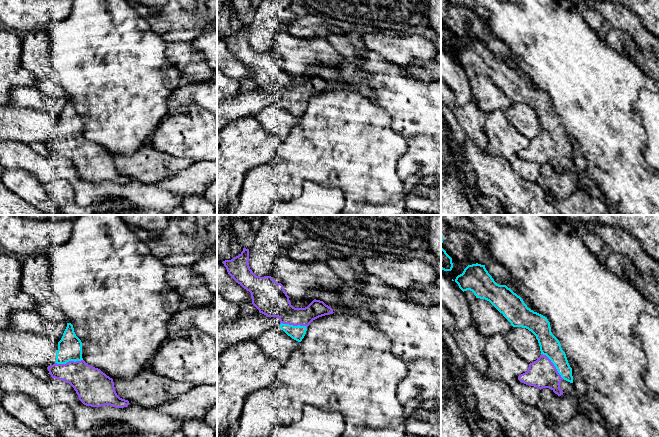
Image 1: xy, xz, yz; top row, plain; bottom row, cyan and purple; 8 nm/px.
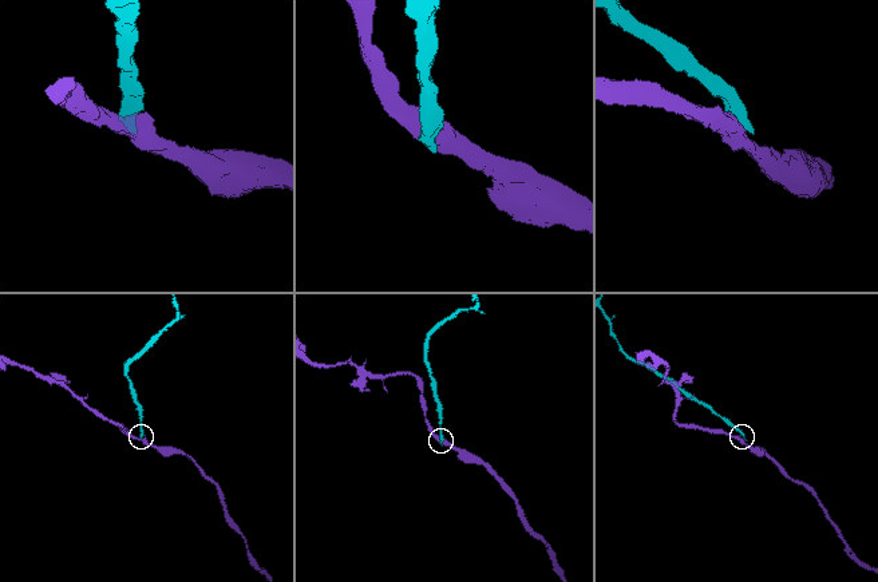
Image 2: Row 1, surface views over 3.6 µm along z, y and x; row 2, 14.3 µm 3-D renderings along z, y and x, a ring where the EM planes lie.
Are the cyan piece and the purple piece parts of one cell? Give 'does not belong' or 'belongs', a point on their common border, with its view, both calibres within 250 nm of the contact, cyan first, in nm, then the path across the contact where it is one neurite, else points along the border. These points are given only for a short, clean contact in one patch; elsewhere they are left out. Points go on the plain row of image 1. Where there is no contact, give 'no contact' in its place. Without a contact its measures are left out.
belongs; meets cyan in yz at (554, 141); 160 nm thick on the cyan side, 240 nm on the other; runs through yz (550, 122), (554, 141), (542, 149)

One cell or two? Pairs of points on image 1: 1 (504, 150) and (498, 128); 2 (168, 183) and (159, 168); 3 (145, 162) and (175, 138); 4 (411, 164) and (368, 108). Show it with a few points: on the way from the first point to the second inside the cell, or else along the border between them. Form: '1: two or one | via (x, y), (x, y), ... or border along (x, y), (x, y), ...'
1: one | via (504, 145), (500, 133)
2: two | border along (186, 167), (155, 184)
3: two | border along (149, 140), (151, 145), (157, 150), (181, 158)
4: two | border along (395, 132), (407, 146), (398, 161), (399, 177)

